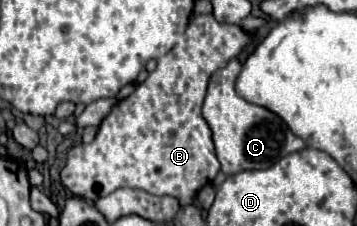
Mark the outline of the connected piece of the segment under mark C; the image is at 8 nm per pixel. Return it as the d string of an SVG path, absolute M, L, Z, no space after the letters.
M231 59L223 69L217 69L211 75L203 103L203 117L211 127L217 159L225 175L235 175L245 169L267 169L275 165L275 161L305 147L305 141L293 135L281 117L237 95L235 81L239 77L239 69L239 59Z

